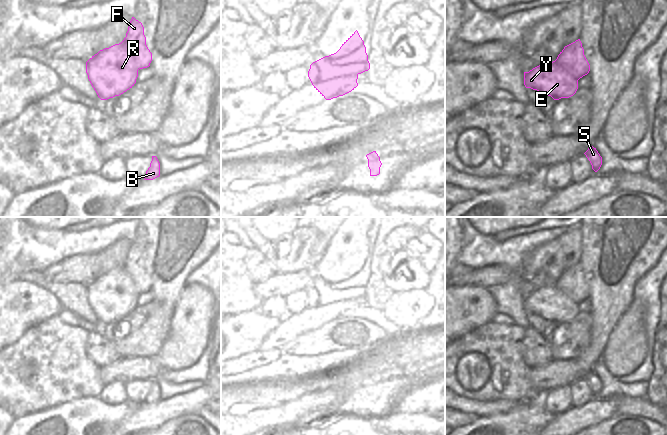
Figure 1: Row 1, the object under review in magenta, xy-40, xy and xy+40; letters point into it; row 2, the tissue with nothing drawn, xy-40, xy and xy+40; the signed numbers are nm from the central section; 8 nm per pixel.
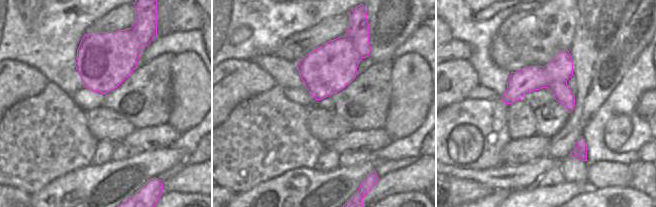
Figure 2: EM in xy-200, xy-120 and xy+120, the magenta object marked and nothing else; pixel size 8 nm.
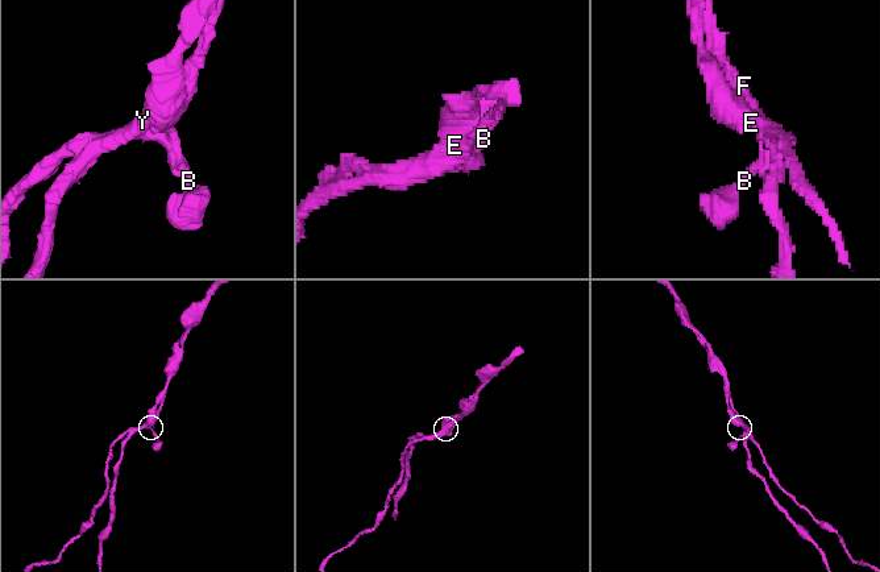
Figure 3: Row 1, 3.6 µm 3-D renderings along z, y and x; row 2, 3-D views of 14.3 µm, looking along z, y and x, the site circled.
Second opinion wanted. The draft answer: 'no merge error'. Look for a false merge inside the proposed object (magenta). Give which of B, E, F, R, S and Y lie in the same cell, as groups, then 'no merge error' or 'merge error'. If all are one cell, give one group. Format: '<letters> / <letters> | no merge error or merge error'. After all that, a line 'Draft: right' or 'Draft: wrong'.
B E R S Y / F | merge error
Draft: wrong

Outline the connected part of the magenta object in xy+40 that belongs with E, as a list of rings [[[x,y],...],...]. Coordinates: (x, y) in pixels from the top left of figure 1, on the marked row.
[[[556,60],[545,62],[529,72],[524,72],[526,88],[537,90],[554,100],[569,98],[578,89],[578,80],[563,69]]]

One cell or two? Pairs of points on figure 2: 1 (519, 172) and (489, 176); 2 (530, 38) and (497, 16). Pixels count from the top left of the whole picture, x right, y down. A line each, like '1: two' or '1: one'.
1: one
2: two

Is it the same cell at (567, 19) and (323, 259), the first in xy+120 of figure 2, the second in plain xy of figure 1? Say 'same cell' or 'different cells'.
same cell

